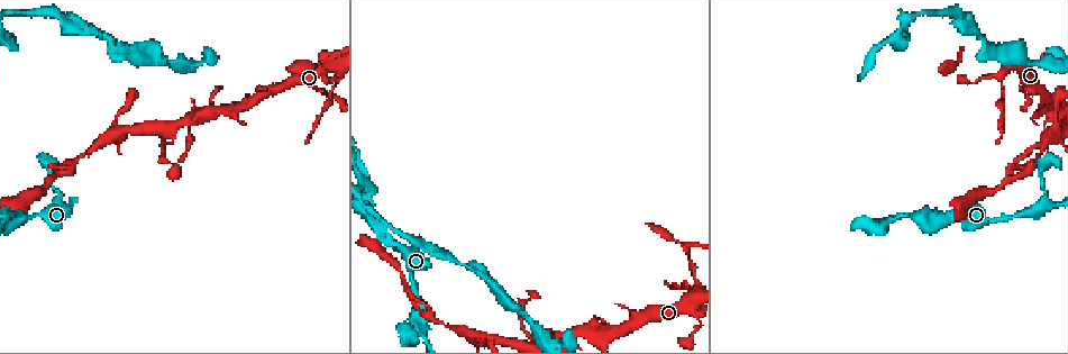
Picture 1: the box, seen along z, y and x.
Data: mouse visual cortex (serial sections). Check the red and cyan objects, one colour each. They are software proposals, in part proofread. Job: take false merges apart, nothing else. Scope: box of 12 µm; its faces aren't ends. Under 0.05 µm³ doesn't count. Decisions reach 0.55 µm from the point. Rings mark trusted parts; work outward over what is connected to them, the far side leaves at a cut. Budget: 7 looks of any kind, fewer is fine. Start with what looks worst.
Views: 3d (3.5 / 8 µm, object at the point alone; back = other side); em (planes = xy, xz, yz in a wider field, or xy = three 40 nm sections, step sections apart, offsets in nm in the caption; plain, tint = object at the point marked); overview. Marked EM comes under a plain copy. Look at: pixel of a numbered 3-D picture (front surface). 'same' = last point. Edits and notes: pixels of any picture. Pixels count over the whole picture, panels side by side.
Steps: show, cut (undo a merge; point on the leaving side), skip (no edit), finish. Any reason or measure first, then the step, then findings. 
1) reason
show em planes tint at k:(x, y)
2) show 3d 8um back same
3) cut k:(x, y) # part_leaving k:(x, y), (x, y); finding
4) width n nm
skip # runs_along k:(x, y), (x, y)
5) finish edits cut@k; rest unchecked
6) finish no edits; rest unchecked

abrupt turn
show 3d 3.5um back at 1:(54, 171)

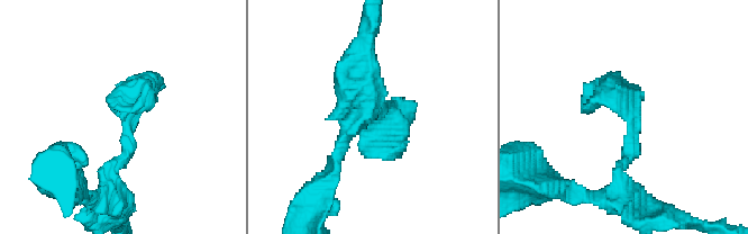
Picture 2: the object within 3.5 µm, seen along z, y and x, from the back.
show em xy step 2 tint at 2:(382, 112)

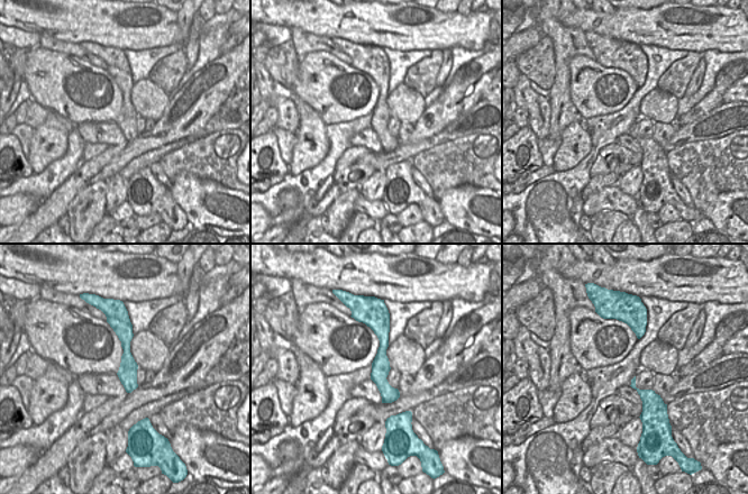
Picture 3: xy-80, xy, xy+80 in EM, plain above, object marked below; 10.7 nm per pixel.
width 190 nm
skip # runs_along 2:(625, 194), (628, 108), (610, 87), (590, 105); continuous, no second cell

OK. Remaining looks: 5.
thick turns thin
show 3d 3.5um at 1:(454, 327)

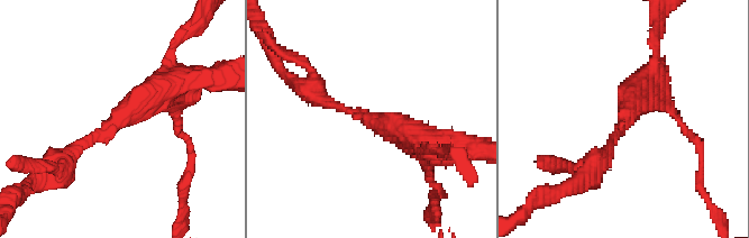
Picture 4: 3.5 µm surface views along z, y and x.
arm_widths 150, 400 nm
show em xy step 1 tint at 4:(627, 116)

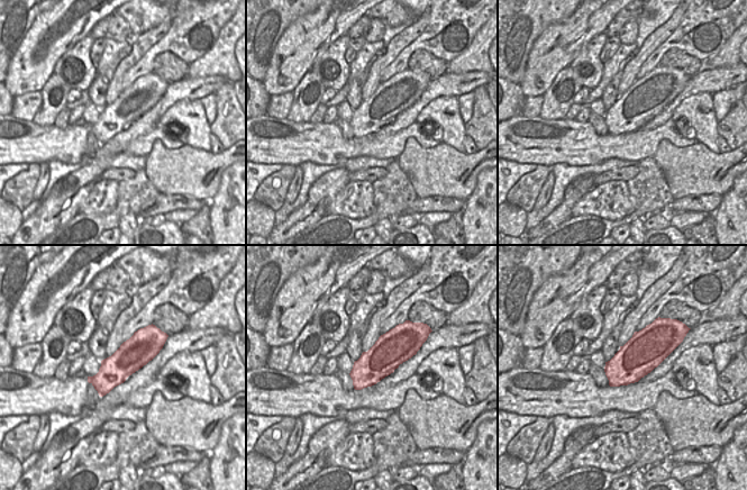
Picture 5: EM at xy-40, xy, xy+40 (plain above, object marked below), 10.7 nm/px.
skip # runs_along 4:(183, 78), (85, 139), (65, 161); all the same cell

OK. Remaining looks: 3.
sharp bend
show 3d 8um back at 1:(895, 218)

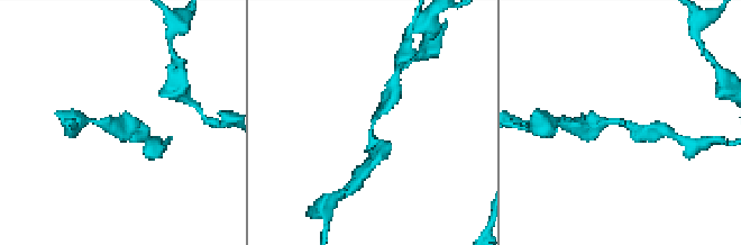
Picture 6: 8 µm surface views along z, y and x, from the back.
show 3d 3.5um at 6:(623, 121)

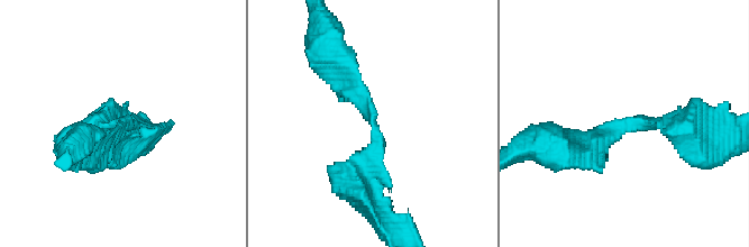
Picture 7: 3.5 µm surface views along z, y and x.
arm_widths 250, 300 nm
show em planes tint at 7:(373, 123)

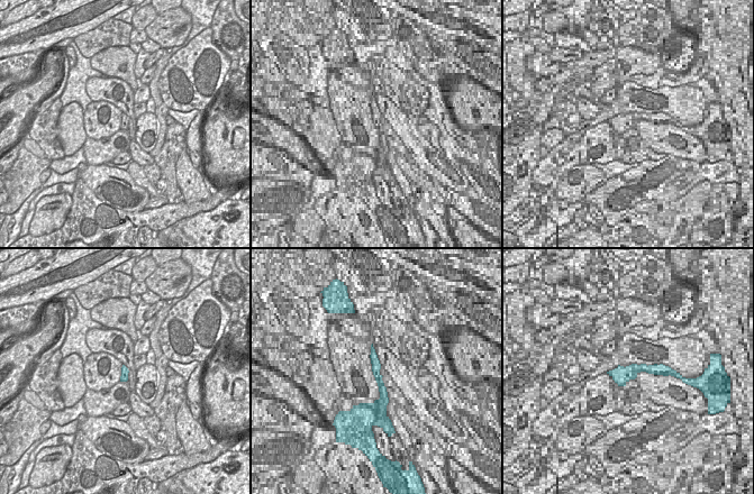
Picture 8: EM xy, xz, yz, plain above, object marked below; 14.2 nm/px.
skip # runs_along 7:(684, 128), (632, 121), (575, 156); one cell here

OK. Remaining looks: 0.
finish no edits; rest unchecked

